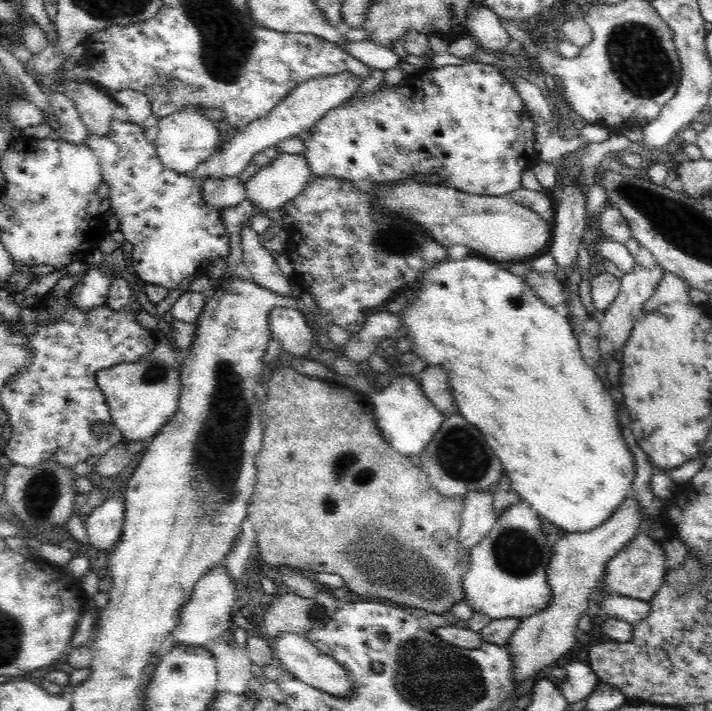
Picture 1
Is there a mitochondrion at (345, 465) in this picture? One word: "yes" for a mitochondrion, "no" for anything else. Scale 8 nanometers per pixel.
yes

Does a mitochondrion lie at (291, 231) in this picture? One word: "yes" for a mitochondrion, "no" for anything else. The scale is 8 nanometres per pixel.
no

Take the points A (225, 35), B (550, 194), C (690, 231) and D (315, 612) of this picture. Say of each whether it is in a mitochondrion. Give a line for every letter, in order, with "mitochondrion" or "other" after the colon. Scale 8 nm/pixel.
A: mitochondrion
B: other
C: mitochondrion
D: mitochondrion

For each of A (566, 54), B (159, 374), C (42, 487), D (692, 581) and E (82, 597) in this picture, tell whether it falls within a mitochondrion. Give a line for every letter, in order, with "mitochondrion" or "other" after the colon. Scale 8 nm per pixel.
A: other
B: mitochondrion
C: mitochondrion
D: mitochondrion
E: other

